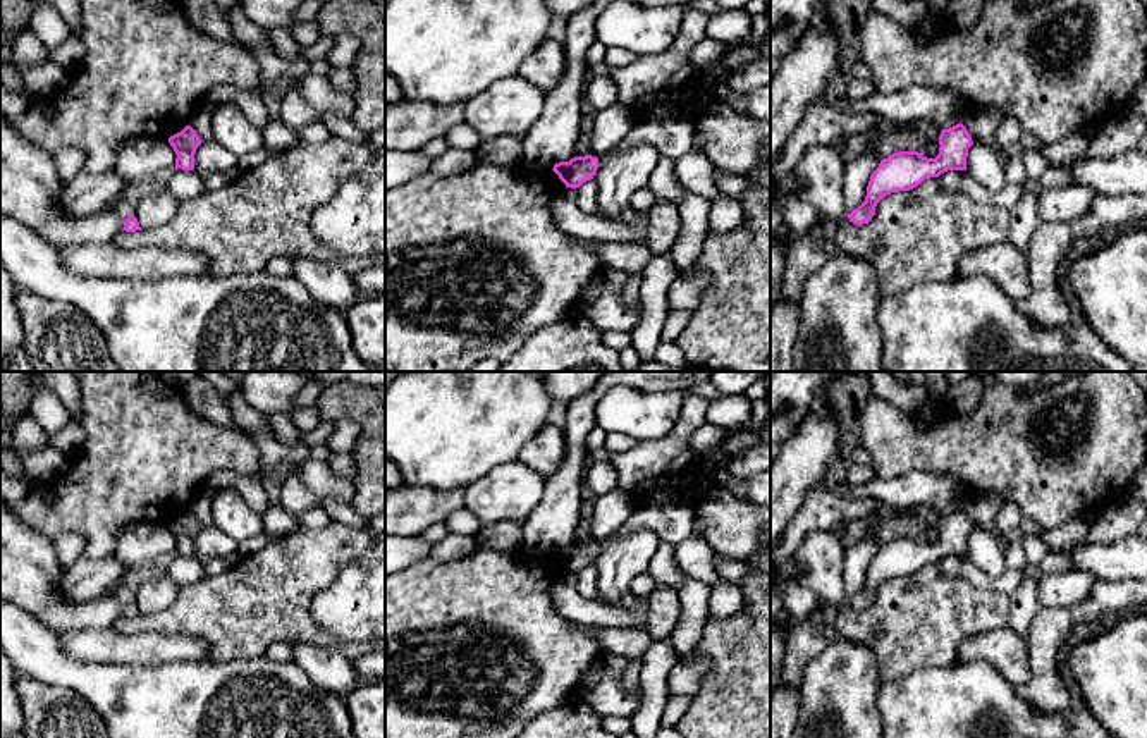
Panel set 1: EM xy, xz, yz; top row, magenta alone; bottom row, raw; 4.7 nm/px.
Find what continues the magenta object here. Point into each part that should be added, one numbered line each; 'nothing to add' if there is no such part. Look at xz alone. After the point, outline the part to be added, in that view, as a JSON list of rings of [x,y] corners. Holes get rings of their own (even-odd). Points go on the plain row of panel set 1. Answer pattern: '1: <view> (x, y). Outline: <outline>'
nothing to add

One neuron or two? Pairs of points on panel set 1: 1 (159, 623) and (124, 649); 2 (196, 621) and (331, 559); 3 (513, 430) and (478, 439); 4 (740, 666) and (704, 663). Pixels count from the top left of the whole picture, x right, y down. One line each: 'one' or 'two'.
1: two
2: one
3: one
4: two

